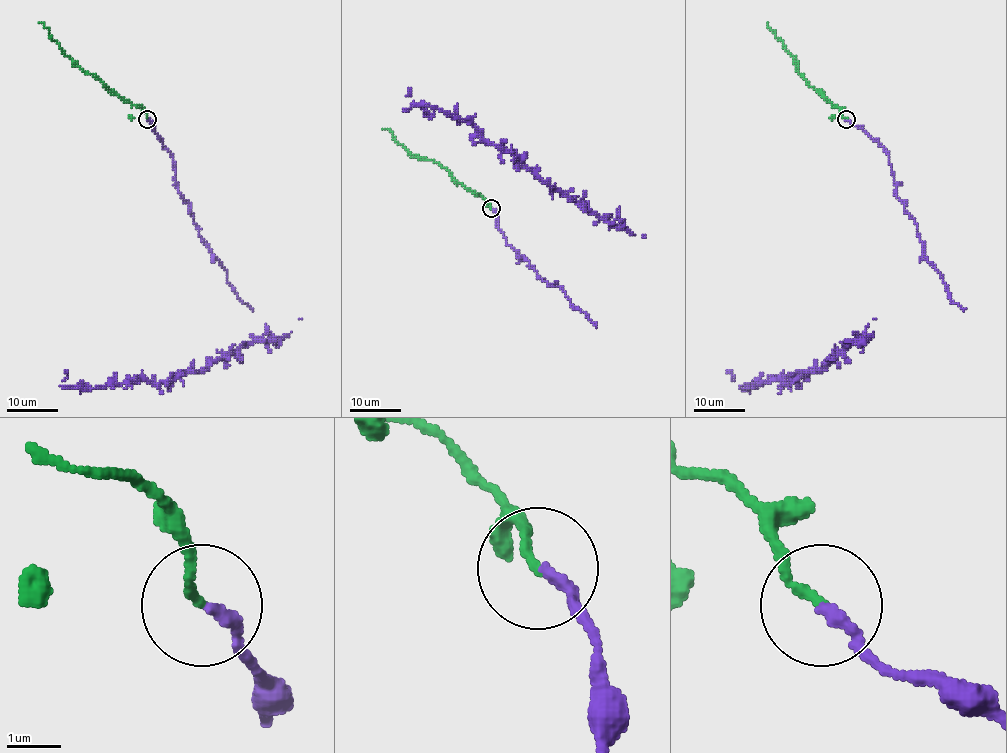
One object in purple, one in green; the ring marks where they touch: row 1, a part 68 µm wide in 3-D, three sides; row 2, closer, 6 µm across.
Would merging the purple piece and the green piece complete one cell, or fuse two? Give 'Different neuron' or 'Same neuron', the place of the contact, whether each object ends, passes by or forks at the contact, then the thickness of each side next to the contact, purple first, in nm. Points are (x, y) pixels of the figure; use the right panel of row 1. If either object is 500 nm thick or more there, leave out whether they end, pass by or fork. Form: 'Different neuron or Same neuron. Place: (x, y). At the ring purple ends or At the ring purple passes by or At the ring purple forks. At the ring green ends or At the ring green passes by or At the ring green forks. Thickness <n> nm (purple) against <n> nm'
Same neuron. Place: (846, 119). At the ring purple ends. At the ring green ends. Thickness 200 nm (purple) against 160 nm

